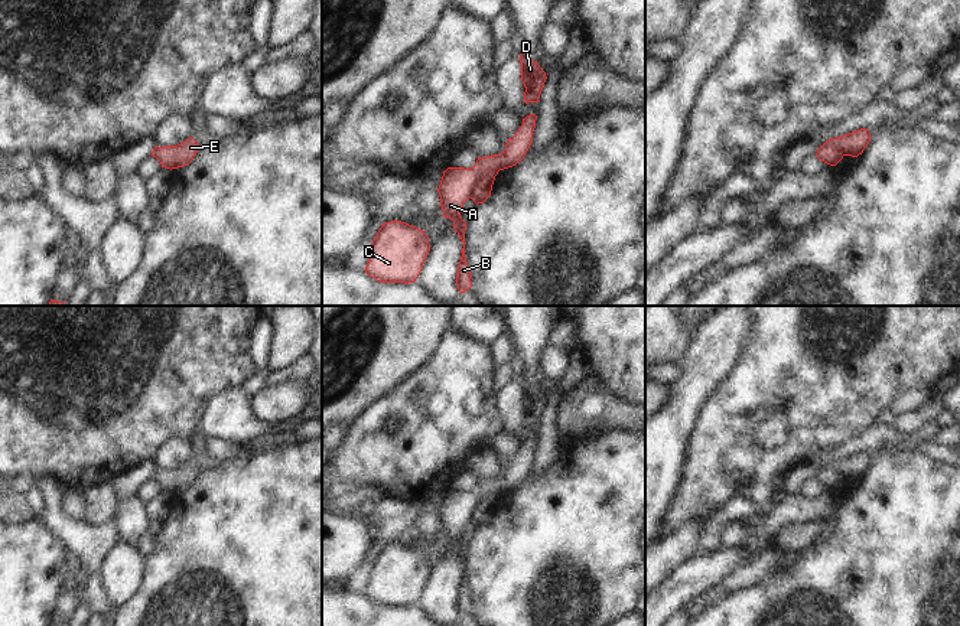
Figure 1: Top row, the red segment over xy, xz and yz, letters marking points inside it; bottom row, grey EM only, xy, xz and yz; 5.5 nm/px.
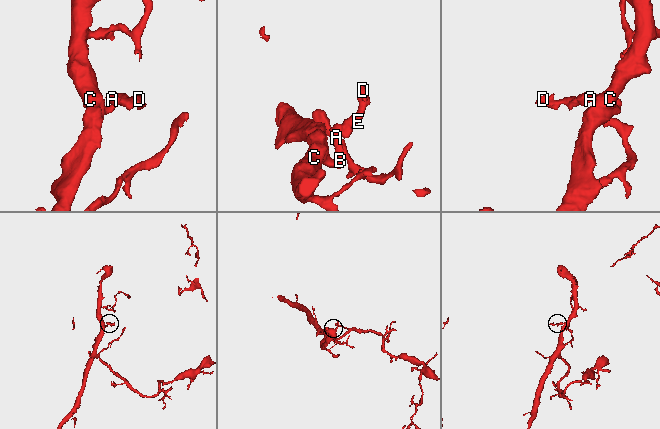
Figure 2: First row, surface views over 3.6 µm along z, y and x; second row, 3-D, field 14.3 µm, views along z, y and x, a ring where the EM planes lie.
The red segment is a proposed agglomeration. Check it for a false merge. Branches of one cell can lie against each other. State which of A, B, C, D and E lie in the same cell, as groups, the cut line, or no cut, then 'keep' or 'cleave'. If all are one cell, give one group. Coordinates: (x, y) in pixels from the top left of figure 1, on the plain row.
groups A B C D E; cut none; keep

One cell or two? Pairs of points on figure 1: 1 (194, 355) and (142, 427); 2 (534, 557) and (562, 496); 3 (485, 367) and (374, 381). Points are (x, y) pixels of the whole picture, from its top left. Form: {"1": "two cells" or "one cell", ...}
{"1": "one cell", "2": "one cell", "3": "two cells"}

